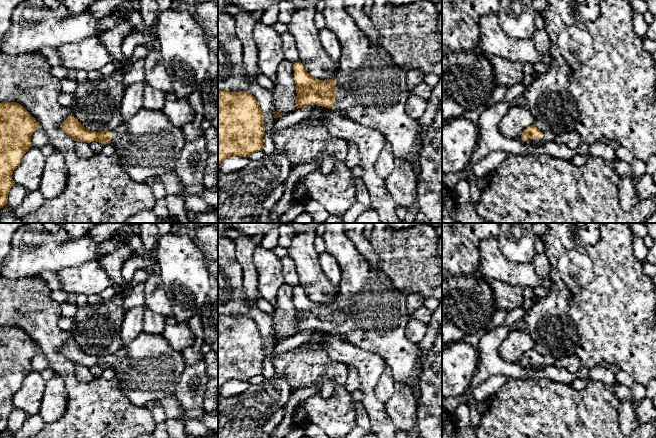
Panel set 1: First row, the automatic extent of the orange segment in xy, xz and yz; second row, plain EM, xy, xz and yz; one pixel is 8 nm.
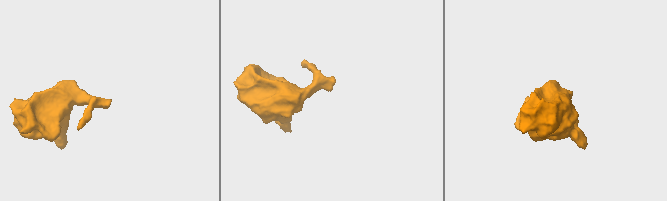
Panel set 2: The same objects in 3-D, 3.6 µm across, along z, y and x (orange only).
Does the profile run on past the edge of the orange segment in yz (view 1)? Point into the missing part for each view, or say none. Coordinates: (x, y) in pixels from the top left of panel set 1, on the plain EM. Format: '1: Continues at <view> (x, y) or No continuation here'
1: Continues at yz (548, 360)

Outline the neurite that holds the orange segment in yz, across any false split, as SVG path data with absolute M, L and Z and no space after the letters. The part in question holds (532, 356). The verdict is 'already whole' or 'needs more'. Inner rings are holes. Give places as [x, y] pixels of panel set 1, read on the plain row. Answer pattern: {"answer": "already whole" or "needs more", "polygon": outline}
{"answer": "needs more", "polygon": "M533 348L527 351L518 362L518 364L523 364L532 370L542 369L549 365L553 365L554 363L555 359L552 356L541 356Z"}

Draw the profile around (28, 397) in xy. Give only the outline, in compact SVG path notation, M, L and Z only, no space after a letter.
M32 369L23 379L21 387L13 395L13 407L23 410L27 416L38 414L45 389L46 380L40 372Z

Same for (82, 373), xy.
M75 365L74 375L80 382L90 382L94 379L94 376L90 372L89 368L83 365Z

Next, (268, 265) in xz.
M258 245L254 251L253 263L258 274L259 294L275 307L277 292L285 283L282 275L281 259L273 250Z

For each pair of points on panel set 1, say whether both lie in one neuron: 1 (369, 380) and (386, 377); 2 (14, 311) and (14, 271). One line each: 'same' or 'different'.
1: different
2: different

